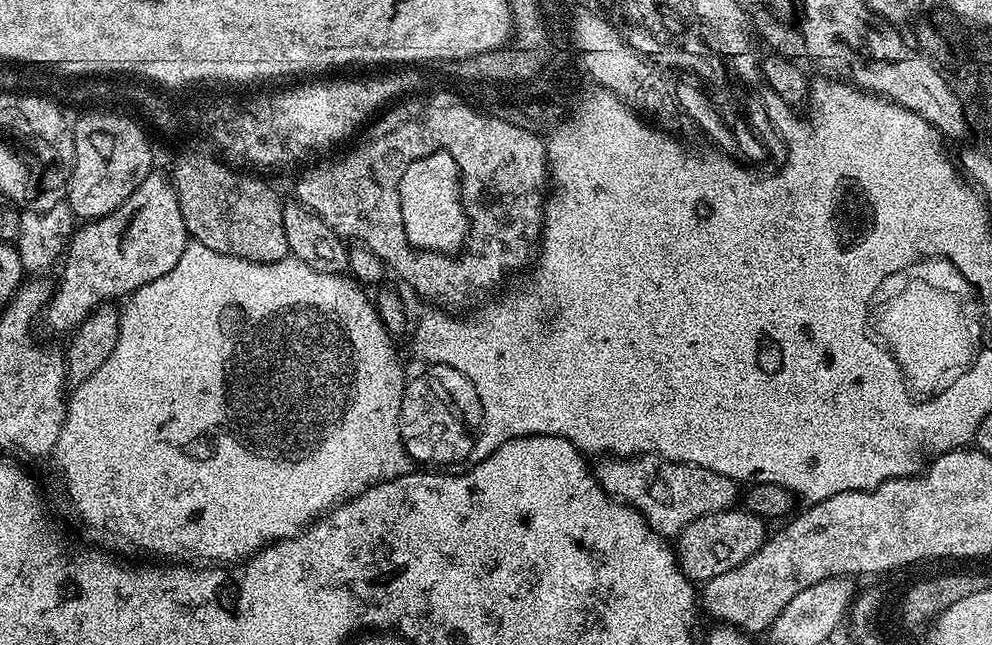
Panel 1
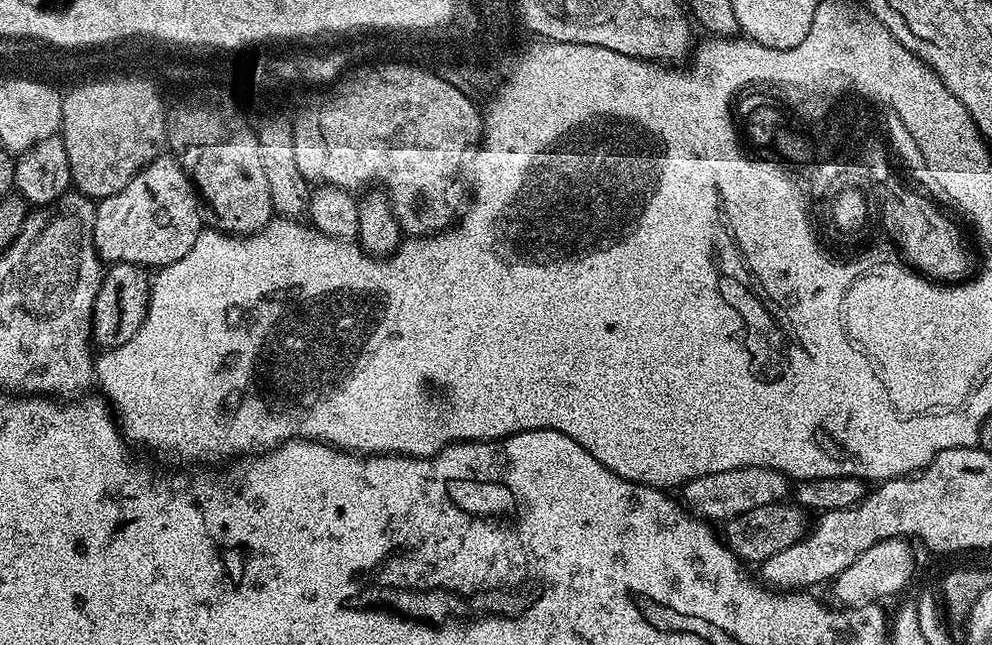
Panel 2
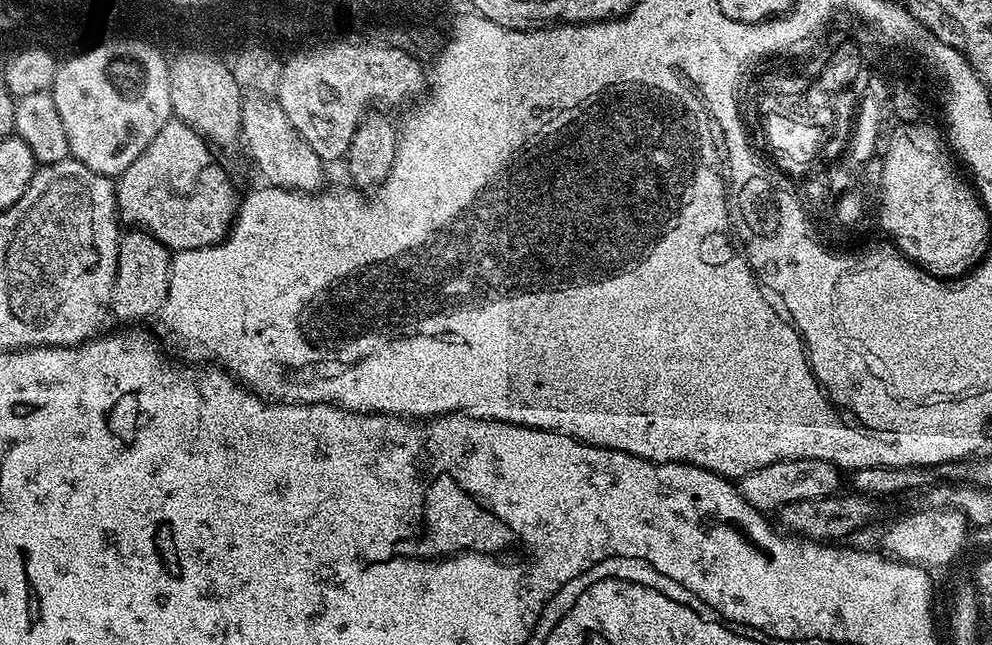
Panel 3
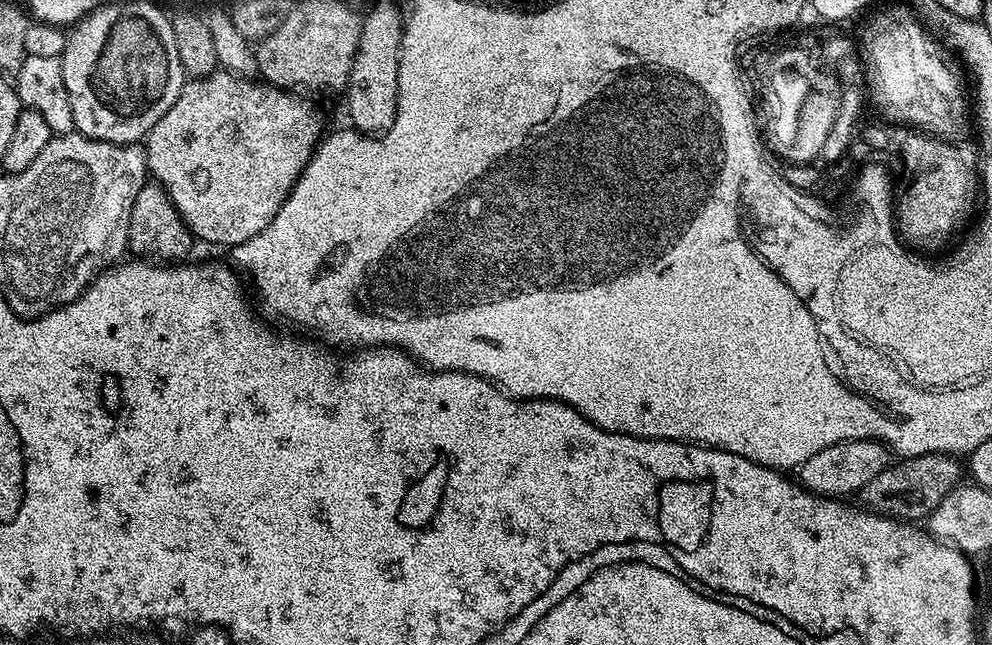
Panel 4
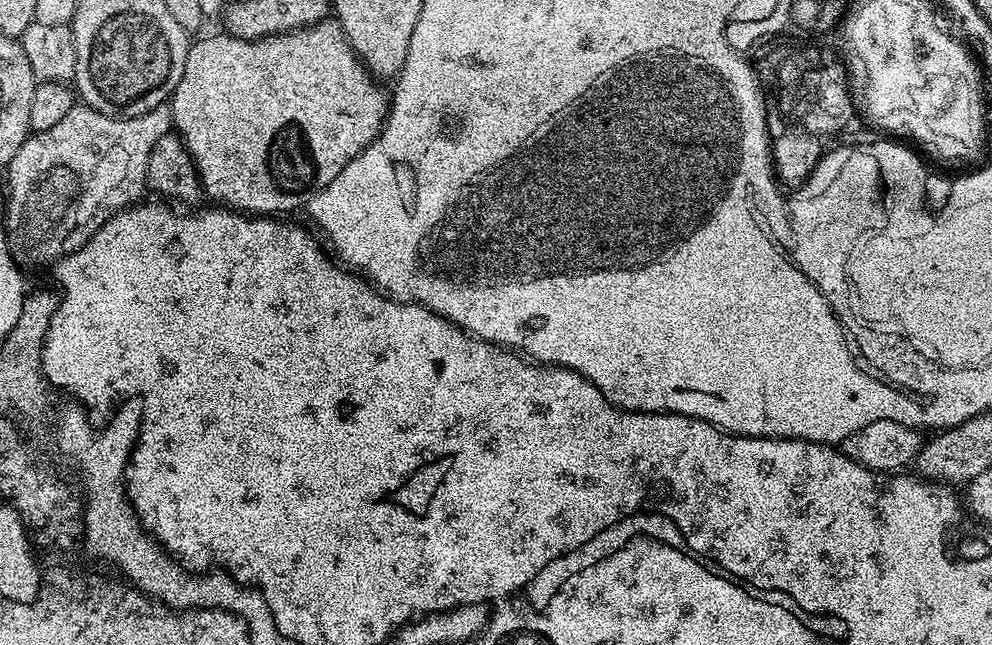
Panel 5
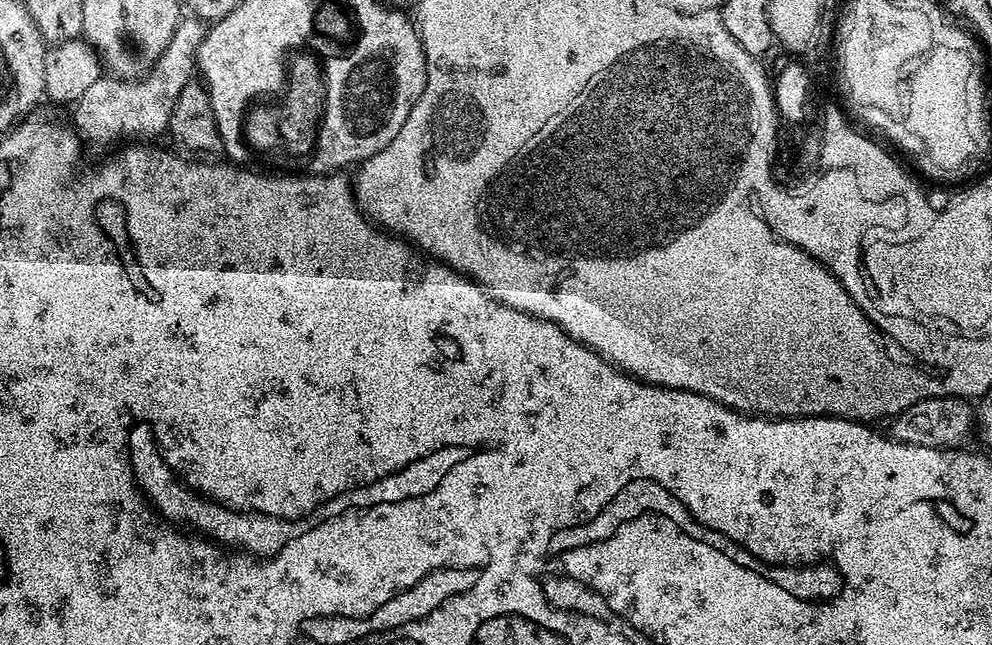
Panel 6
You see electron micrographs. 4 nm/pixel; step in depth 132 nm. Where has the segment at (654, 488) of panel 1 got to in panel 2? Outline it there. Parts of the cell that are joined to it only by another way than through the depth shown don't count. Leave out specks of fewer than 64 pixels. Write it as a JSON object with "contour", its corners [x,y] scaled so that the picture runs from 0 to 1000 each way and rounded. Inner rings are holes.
{"contour":[[[752,722],[744,729],[728,729],[724,735],[712,735],[689,752],[688,775],[703,802],[715,809],[733,809],[742,800],[752,797],[764,784],[787,780],[795,767],[796,744],[790,733],[779,726]]]}

